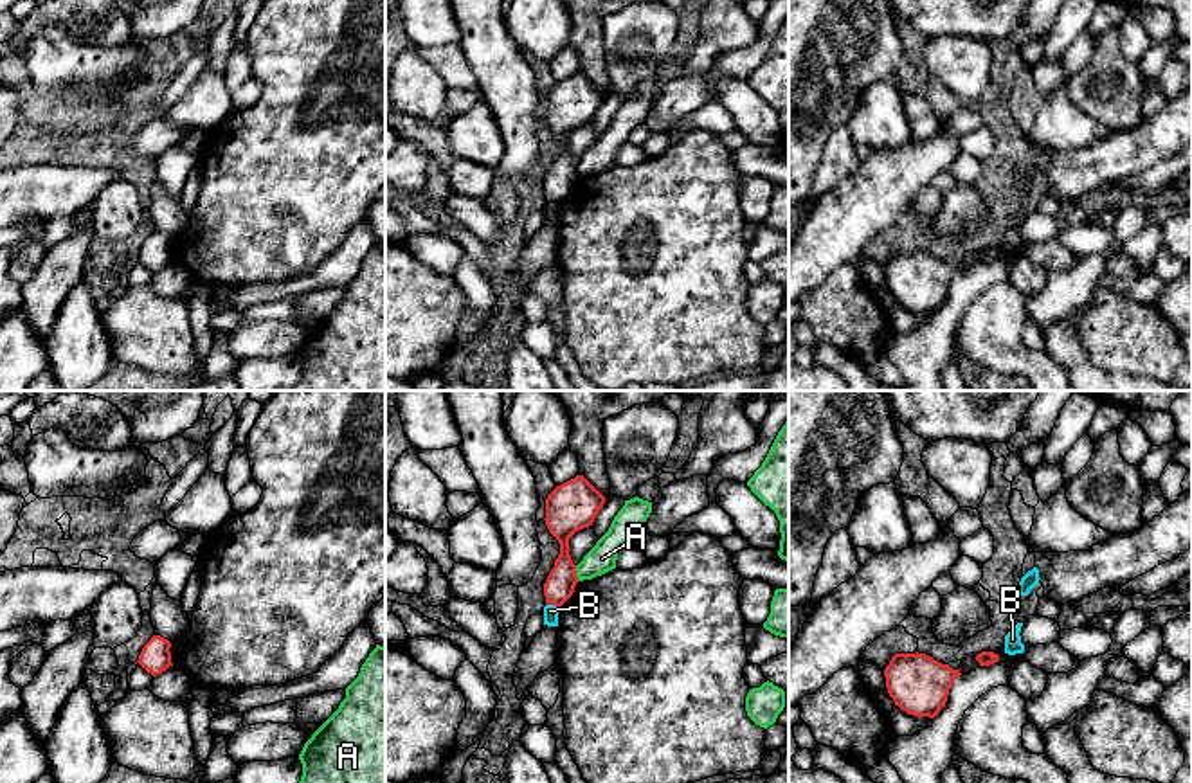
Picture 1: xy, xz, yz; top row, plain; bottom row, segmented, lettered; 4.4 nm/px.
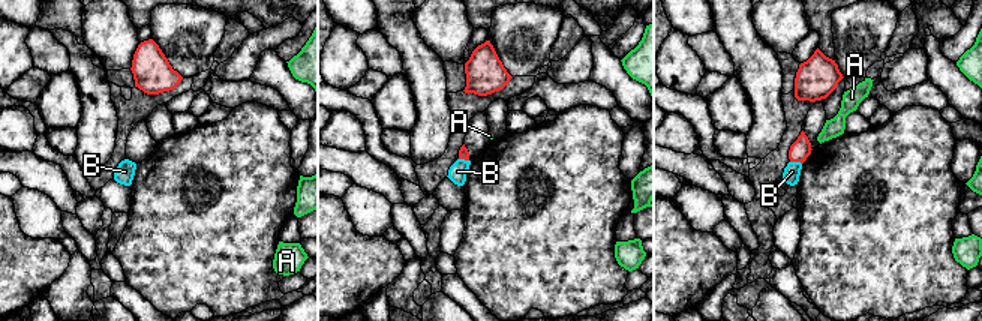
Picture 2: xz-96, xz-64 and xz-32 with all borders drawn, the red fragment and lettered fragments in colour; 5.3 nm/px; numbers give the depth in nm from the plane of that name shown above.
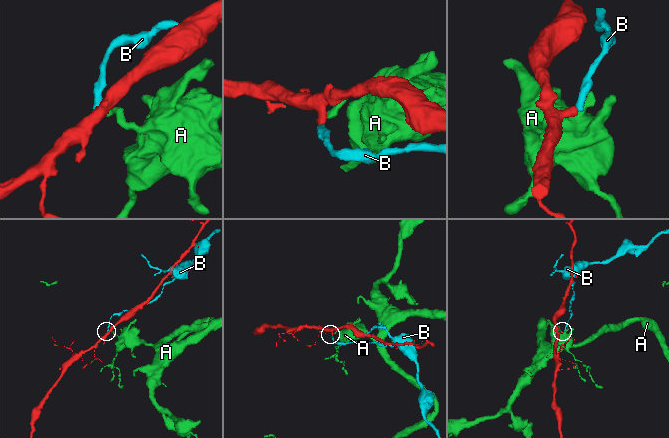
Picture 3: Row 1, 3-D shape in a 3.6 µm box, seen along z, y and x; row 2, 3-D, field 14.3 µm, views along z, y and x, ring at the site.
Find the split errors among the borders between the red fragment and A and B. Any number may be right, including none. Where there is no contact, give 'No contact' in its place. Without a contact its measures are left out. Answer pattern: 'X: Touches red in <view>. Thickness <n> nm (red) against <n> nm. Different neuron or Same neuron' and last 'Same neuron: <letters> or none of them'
A: Touches red in xz. Thickness 160 nm (red) against 130 nm. Different neuron
B: Touches red in xz. Thickness 140 nm (red) against 60 nm. Different neuron
Same neuron: none of them

